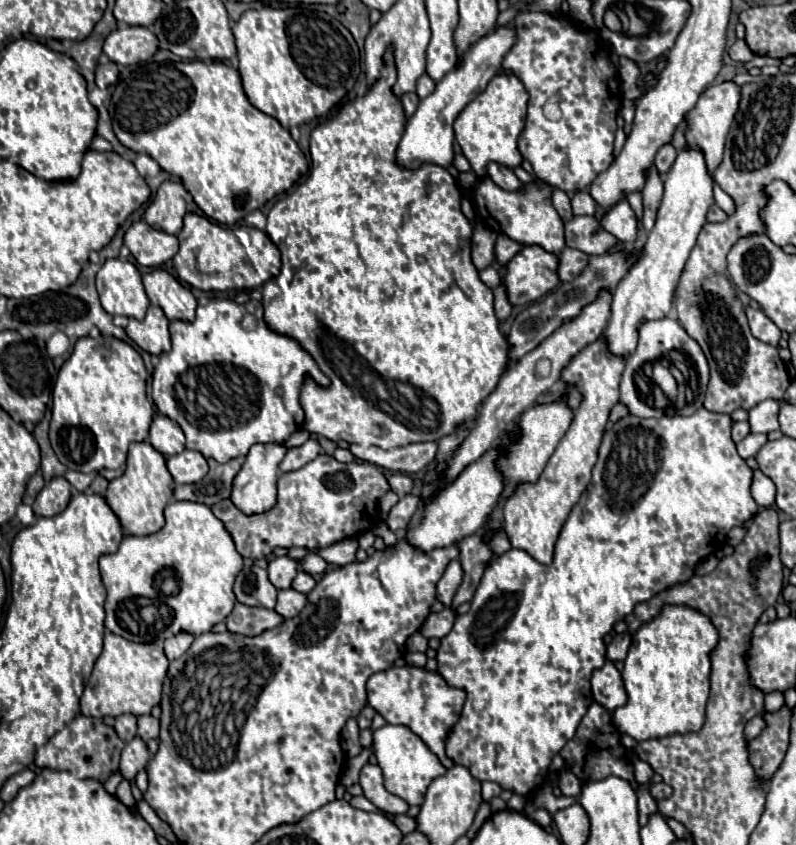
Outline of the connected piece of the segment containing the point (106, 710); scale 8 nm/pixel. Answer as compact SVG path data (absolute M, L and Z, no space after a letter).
M105 631L103 653L99 655L93 675L81 695L81 713L89 717L119 717L123 713L145 715L161 699L161 687L167 675L167 657L157 643L133 643L111 631Z

